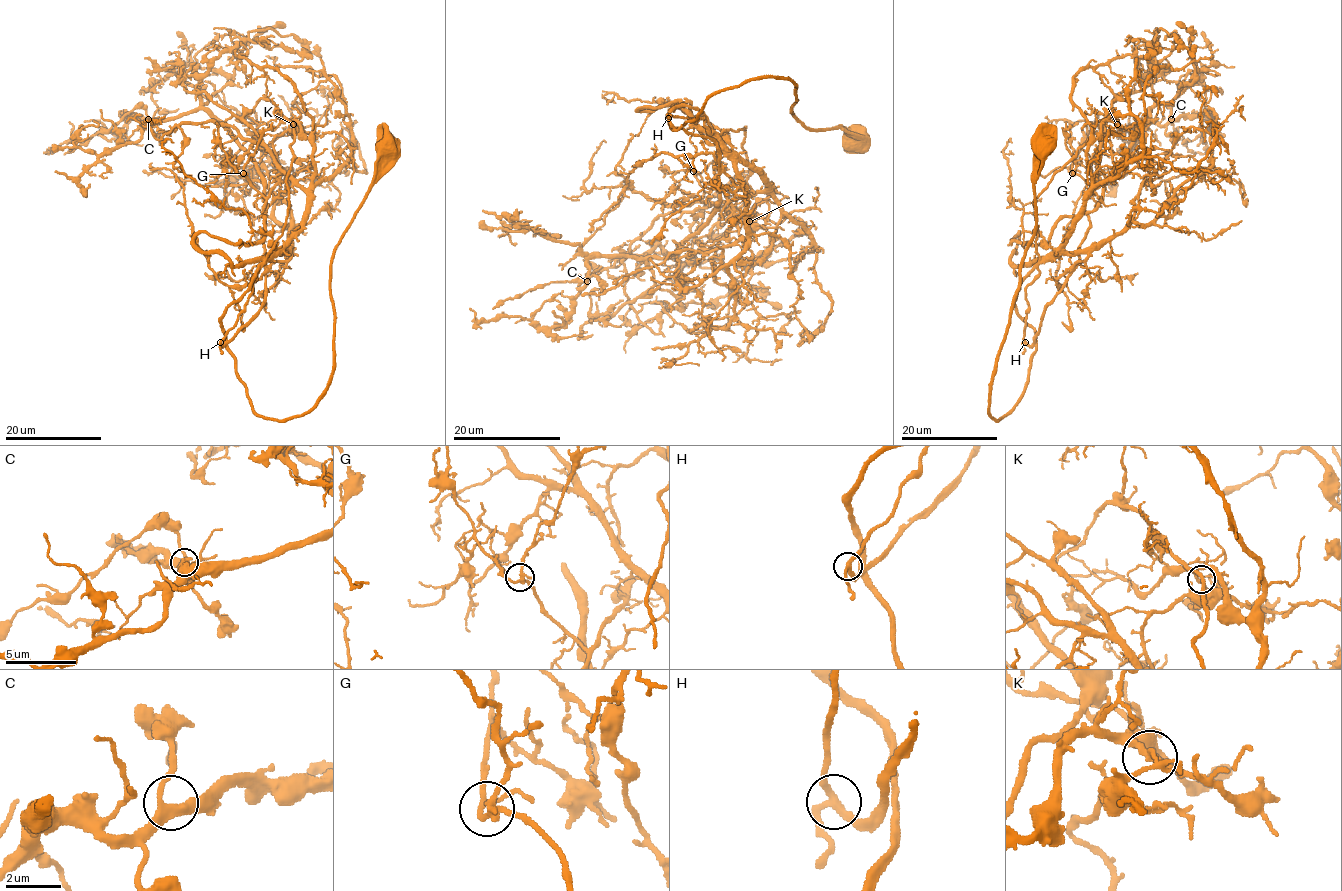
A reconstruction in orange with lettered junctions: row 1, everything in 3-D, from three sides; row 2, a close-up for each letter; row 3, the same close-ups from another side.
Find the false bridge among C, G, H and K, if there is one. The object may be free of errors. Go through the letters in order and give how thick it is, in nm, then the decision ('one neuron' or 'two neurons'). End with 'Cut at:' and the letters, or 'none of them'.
C: 340 nm | one neuron
G: 200 nm | one neuron
H: 260 nm | one neuron
K: 200 nm | two neurons
Cut at: K

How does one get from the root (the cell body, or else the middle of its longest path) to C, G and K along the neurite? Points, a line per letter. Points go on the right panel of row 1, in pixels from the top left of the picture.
C: (1043, 146), (995, 419), (1023, 392), (1084, 214), (1149, 109), (1171, 119)
G: (1043, 146), (1035, 233), (992, 382), (995, 419), (1023, 392), (1042, 312), (1078, 261), (1088, 188), (1072, 173)
K: (1043, 146), (995, 419), (1078, 261), (1083, 202), (1118, 168), (1103, 137), (1117, 124)

